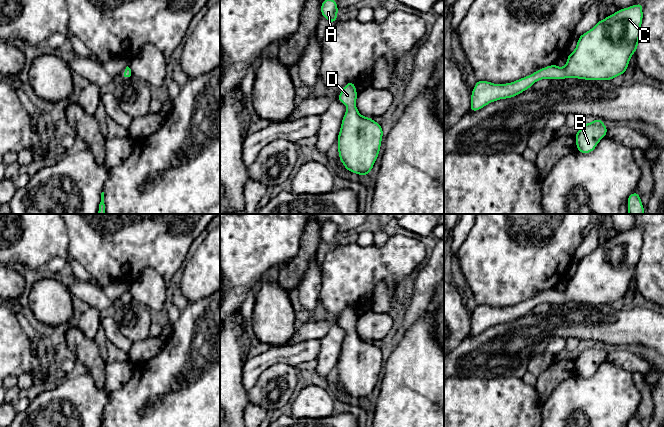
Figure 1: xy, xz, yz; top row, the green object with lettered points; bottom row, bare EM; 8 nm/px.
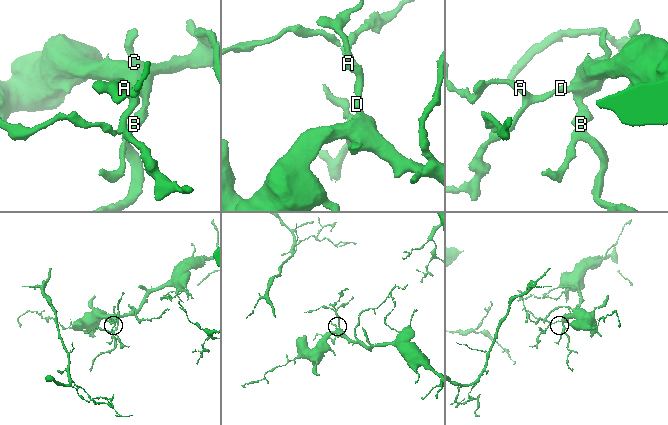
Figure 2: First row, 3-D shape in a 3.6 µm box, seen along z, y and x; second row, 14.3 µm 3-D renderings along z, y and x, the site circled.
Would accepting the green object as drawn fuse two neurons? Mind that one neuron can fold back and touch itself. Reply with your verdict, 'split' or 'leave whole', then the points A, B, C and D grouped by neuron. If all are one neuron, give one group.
leave whole; groups A B C D

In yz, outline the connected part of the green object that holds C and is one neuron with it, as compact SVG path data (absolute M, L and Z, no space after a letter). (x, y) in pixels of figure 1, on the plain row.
M640 226L599 244L593 252L578 261L576 272L568 278L563 292L557 288L549 289L505 308L477 304L471 316L469 335L476 336L491 326L515 321L541 303L611 305L619 299L625 299L630 281L636 277L639 269L642 233L643 227Z

